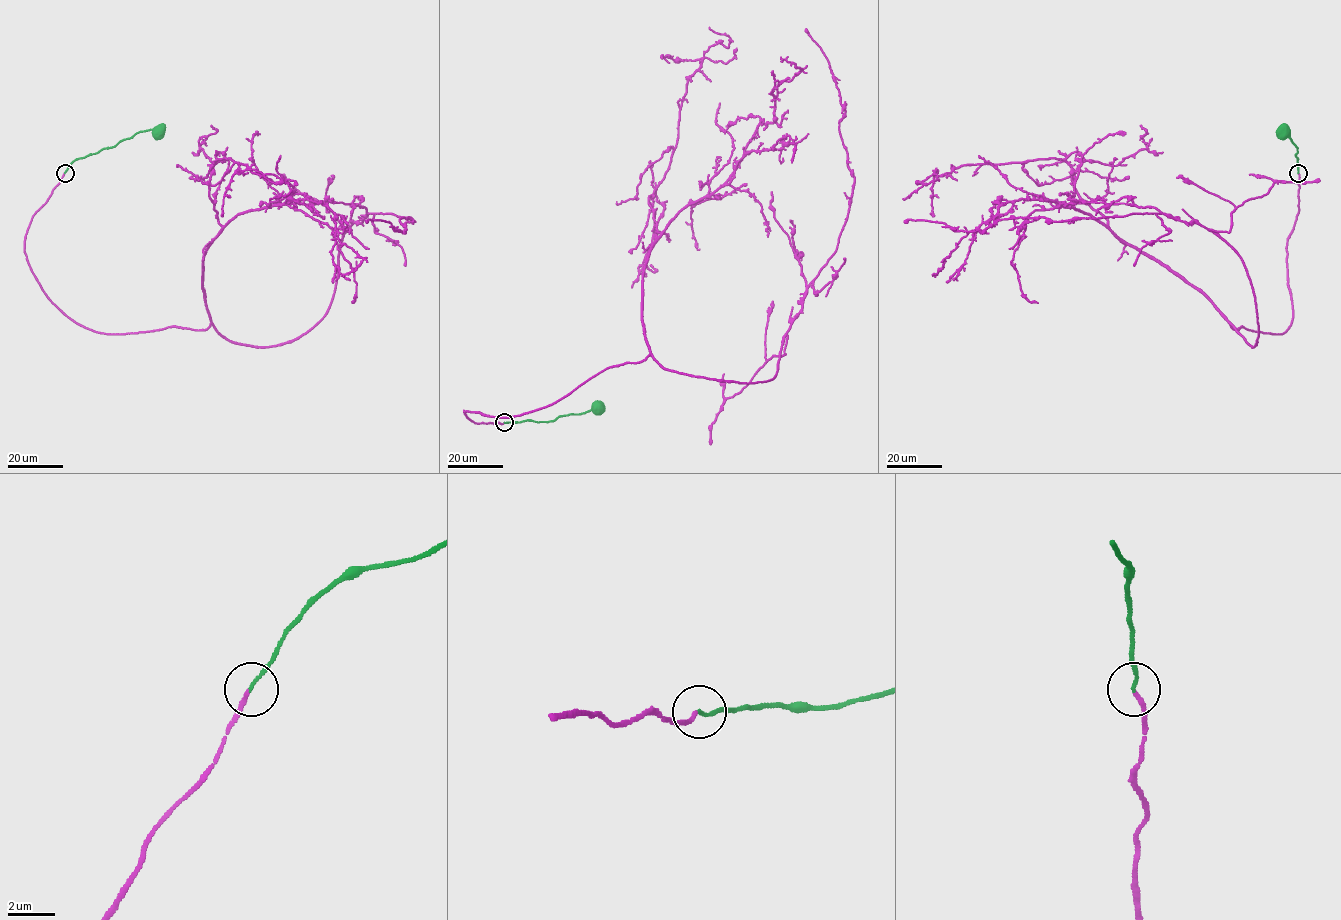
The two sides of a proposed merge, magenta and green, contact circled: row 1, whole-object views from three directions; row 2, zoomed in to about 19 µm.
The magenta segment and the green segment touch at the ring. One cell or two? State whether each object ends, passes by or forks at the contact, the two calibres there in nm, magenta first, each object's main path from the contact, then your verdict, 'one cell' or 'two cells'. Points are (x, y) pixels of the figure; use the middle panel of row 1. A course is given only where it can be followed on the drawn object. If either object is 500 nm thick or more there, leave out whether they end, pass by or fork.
magenta ends; green ends; calibres 170 and 130 nm; course magenta (504, 422), (464, 411), (515, 416), (650, 355), (717, 380), (775, 375), (854, 183), (845, 111), (805, 28); course green (504, 422), (550, 421), (560, 416), (589, 411), (597, 403), (598, 406); one cell

